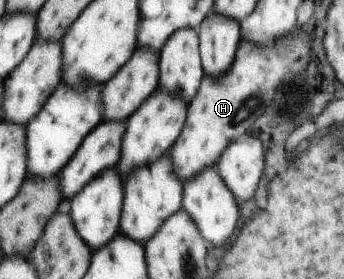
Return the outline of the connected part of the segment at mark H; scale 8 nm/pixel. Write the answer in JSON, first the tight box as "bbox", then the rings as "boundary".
{"bbox":[169,27,313,183],"boundary":[[[298,27],[298,31],[282,35],[265,45],[240,41],[230,69],[216,79],[208,75],[202,79],[197,95],[188,104],[189,113],[186,114],[181,134],[169,149],[170,163],[174,163],[174,173],[182,179],[182,183],[192,179],[202,169],[215,165],[226,146],[248,133],[258,115],[274,99],[274,91],[308,69],[308,57],[312,51],[308,47],[308,35],[313,36]]]}

